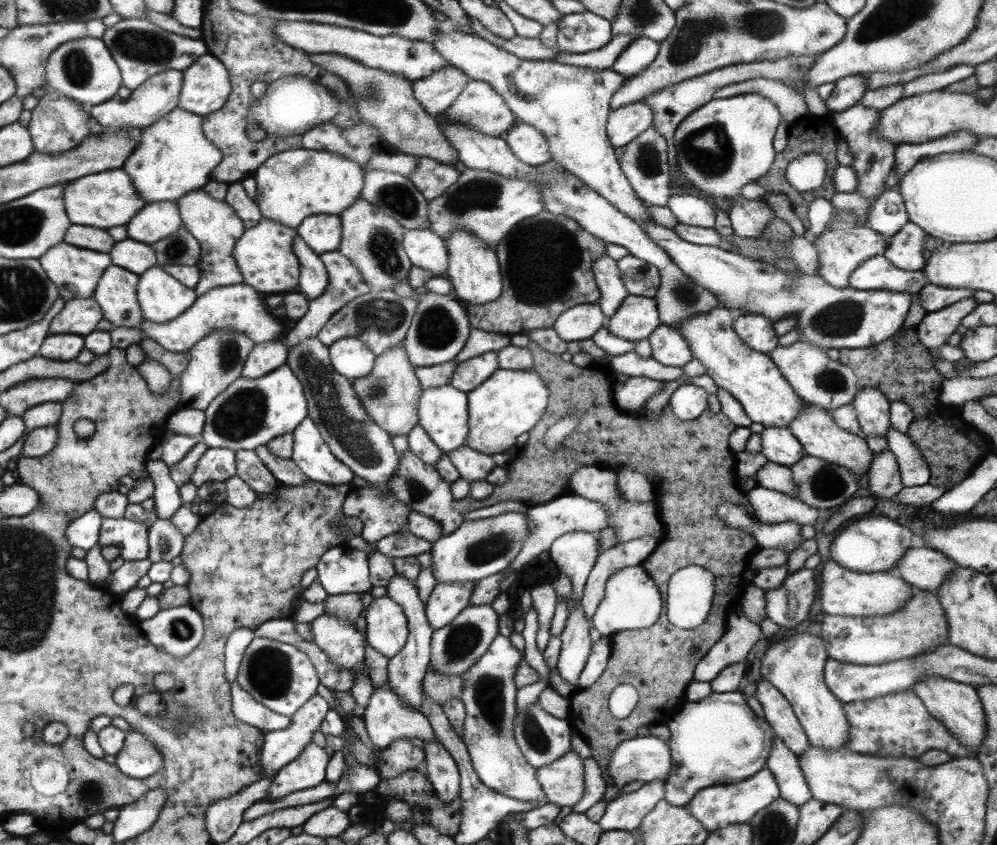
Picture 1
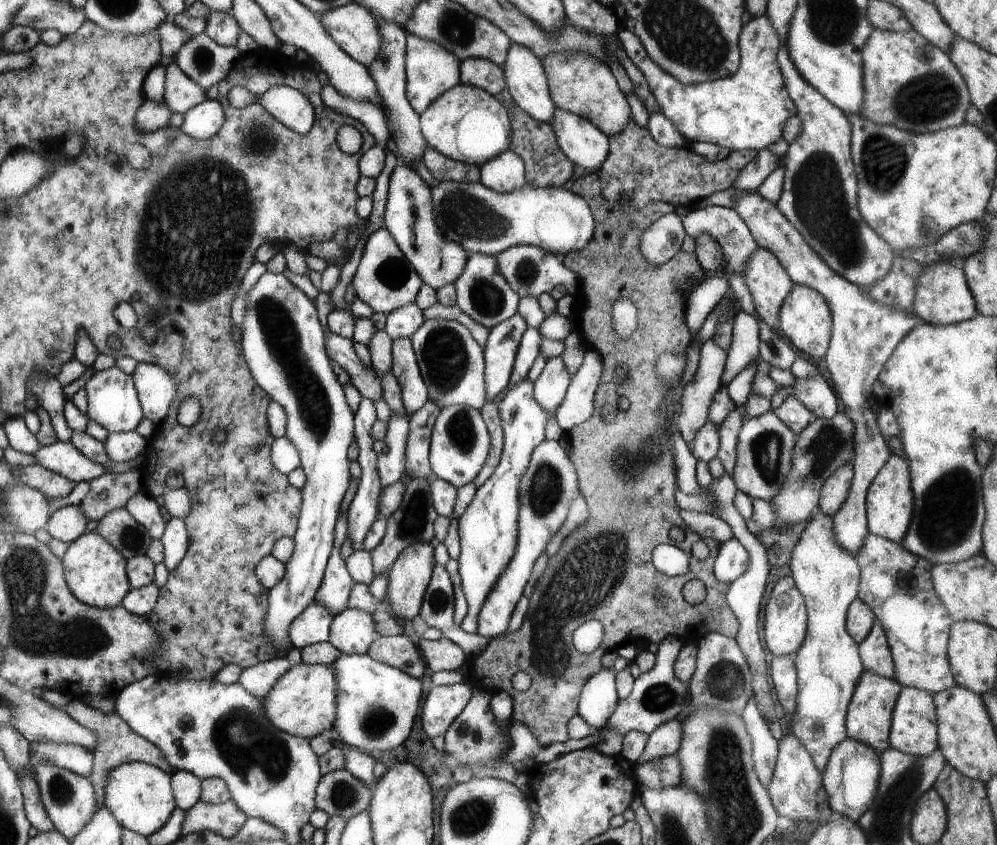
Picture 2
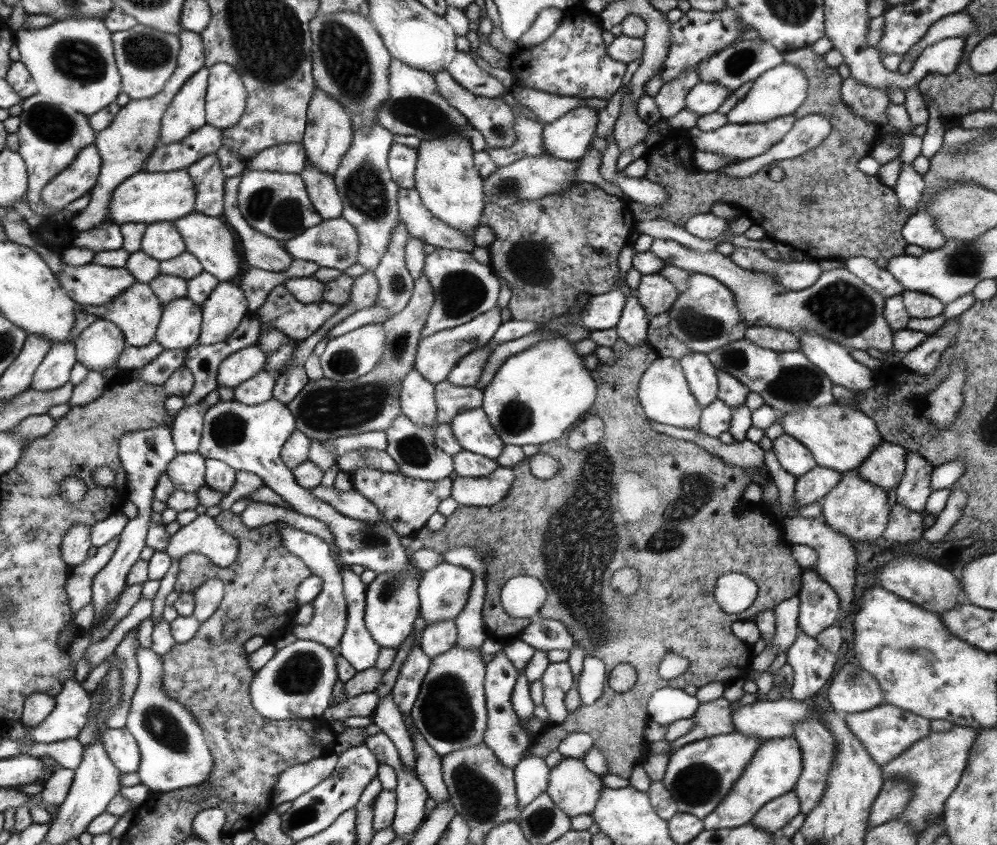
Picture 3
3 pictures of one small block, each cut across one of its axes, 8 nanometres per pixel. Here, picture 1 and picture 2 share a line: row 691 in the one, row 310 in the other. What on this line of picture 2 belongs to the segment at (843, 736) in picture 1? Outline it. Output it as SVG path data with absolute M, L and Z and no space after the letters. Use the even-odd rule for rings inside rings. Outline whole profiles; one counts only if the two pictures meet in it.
M793 284L781 308L777 310L777 328L795 348L803 350L805 356L809 354L813 360L823 358L827 352L829 338L831 338L831 312L829 310L831 310L829 304L819 292L801 284Z

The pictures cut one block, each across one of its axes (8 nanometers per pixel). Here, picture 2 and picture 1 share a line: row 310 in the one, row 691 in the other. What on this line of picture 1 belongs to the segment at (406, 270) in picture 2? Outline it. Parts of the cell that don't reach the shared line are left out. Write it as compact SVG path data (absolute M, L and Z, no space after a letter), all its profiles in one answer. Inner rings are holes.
M389 684L385 686L379 686L373 690L371 698L369 698L369 704L363 712L363 722L365 722L365 728L367 728L367 738L369 738L369 744L373 744L375 748L381 748L385 750L391 742L399 740L399 738L409 738L409 740L431 740L435 742L435 734L433 734L433 728L429 724L429 720L413 710L411 706L407 706L397 694L393 694L393 690L389 688Z

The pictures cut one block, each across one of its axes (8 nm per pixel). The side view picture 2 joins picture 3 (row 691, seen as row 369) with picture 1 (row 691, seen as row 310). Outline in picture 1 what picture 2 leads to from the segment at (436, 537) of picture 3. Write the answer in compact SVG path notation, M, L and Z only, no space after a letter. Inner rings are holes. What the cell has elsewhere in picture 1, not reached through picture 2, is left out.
M535 342L527 344L527 352L533 358L533 372L541 378L541 382L547 386L549 392L549 402L545 408L545 414L541 416L541 420L533 426L533 430L529 432L529 442L523 444L519 448L519 454L513 458L513 462L509 464L507 470L507 480L501 486L495 486L495 490L491 492L491 496L483 502L473 500L473 498L463 498L463 500L453 500L453 508L459 514L465 514L467 510L479 510L479 508L487 508L493 504L501 504L501 502L523 502L527 506L537 506L537 504L547 504L559 496L571 494L571 486L569 486L569 478L579 472L581 468L607 468L607 470L617 470L617 468L627 468L631 472L637 472L645 478L653 478L655 484L655 504L657 504L657 514L659 520L665 528L665 536L661 538L659 546L649 554L647 560L643 560L639 564L639 570L645 574L645 578L655 582L657 588L657 600L661 602L657 612L659 618L653 626L643 628L643 630L623 630L617 632L611 638L611 658L609 664L605 668L605 672L601 674L601 678L597 682L593 682L593 686L585 688L585 690L577 690L571 698L569 698L569 716L567 722L573 728L575 734L579 734L587 746L591 748L591 758L601 766L601 778L607 784L605 796L603 800L613 800L619 796L619 788L613 784L611 776L609 776L609 762L611 762L611 754L615 752L615 748L635 736L635 730L639 726L653 726L653 724L661 724L667 722L667 718L681 706L683 698L685 698L685 690L689 684L693 684L693 674L695 668L699 664L699 660L703 660L707 656L707 652L725 636L725 624L727 624L727 614L729 610L739 604L739 596L743 592L743 574L749 568L749 558L753 556L753 552L759 550L757 540L753 538L753 534L743 532L743 530L735 530L729 528L723 520L717 518L715 510L719 504L737 504L743 508L743 512L753 520L753 522L761 522L755 512L751 502L747 500L745 492L739 488L739 480L735 474L735 456L733 450L729 450L727 446L727 438L729 434L737 428L725 414L713 414L709 408L695 420L691 422L683 422L679 420L673 410L669 406L665 406L659 414L657 420L649 420L649 418L639 418L633 414L625 414L621 412L609 392L611 392L611 378L609 372L605 368L593 366L593 368L577 368L569 362L563 362L561 356L557 354L549 354L547 350L539 348ZM561 418L577 418L579 424L575 428L575 432L565 438L565 442L559 444L559 448L549 450L545 448L545 430L549 430L549 426L553 426L555 422L559 422ZM687 566L701 566L705 570L711 570L715 576L715 596L713 596L713 612L711 612L711 620L693 628L693 630L683 630L673 626L667 620L667 610L665 610L665 600L667 600L667 586L669 580L675 572L687 568ZM621 684L631 684L637 692L639 692L639 704L637 708L631 712L631 716L627 716L625 720L615 720L609 712L609 694L621 686Z

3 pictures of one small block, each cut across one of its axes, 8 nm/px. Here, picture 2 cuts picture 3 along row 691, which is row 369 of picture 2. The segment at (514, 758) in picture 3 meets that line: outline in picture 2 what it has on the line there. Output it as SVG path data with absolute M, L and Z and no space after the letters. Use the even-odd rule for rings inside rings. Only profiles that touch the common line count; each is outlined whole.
M515 312L511 318L495 324L491 328L491 334L487 336L487 342L483 346L485 354L485 400L493 402L509 384L515 356L521 344L521 338L525 334L525 320L519 312Z

